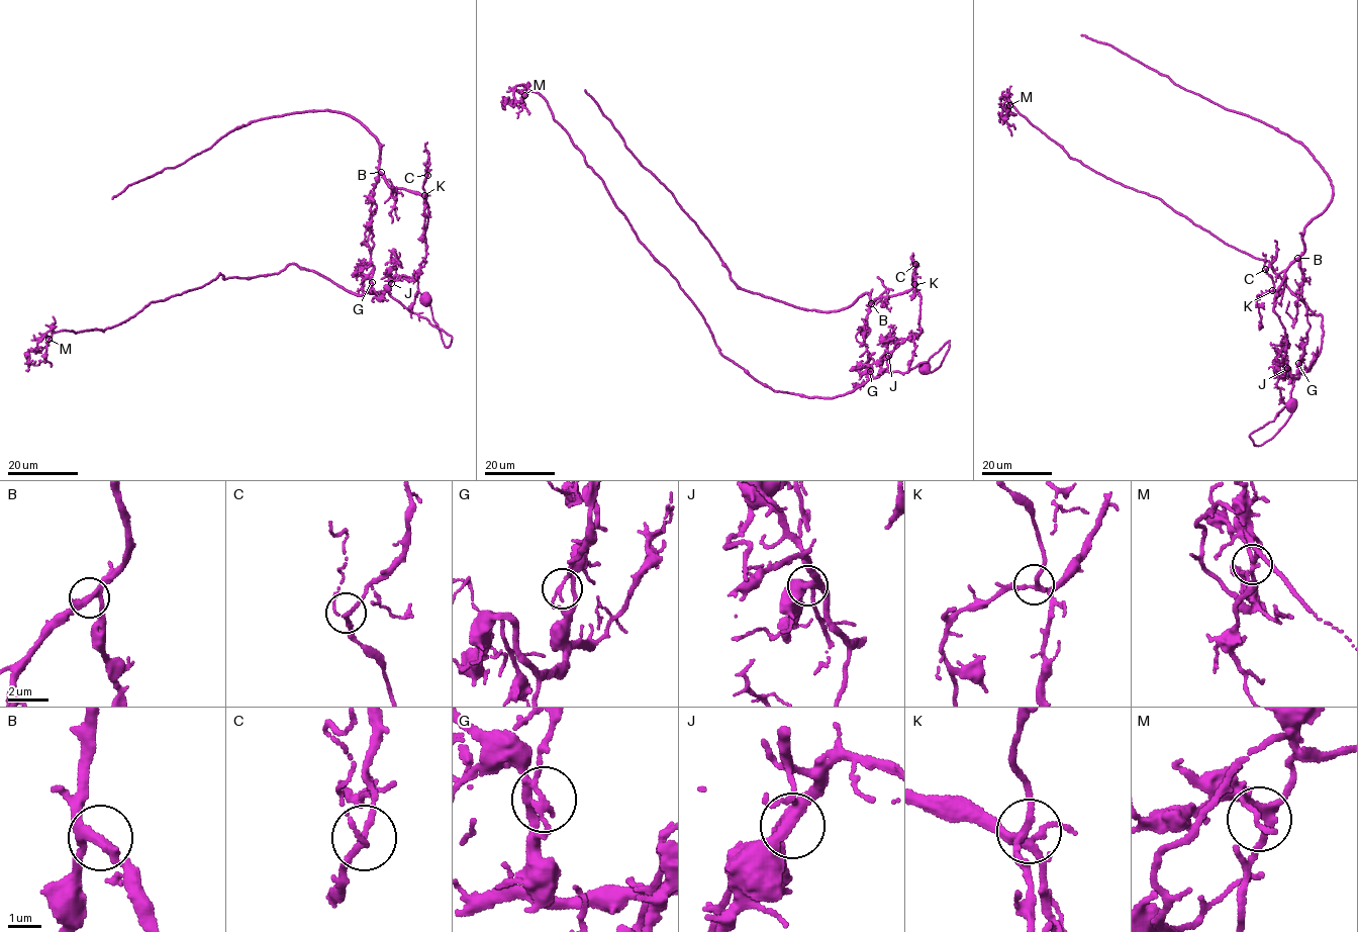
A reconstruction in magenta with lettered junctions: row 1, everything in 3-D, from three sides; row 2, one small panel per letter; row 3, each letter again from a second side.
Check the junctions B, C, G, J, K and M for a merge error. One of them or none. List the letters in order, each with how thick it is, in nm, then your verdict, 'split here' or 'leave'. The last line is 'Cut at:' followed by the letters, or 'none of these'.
B: 280 nm thick; leave
C: 150 nm thick; leave
G: 150 nm thick; split here
J: 320 nm thick; leave
K: 190 nm thick; leave
M: 190 nm thick; leave
Cut at: G

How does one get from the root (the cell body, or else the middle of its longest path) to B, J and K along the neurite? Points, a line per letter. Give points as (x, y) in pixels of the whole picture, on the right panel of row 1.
B: (1299, 371), (1299, 358), (1310, 323), (1306, 305), (1301, 298), (1302, 271), (1297, 258)
J: (1299, 371), (1299, 378), (1295, 378), (1287, 368)
K: (1299, 371), (1297, 378), (1288, 364), (1275, 370), (1282, 363), (1286, 341), (1274, 310), (1272, 290)

